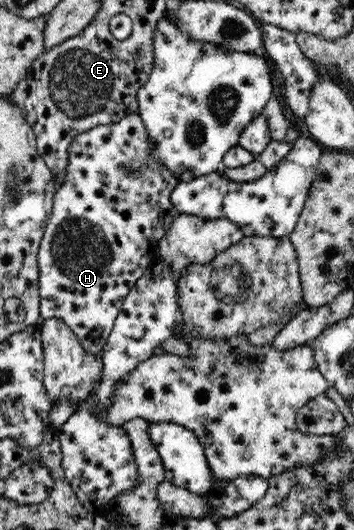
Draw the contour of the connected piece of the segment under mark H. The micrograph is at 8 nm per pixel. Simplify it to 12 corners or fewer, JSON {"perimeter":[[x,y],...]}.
{"perimeter":[[137,114],[69,147],[40,316],[87,355],[179,210]]}

